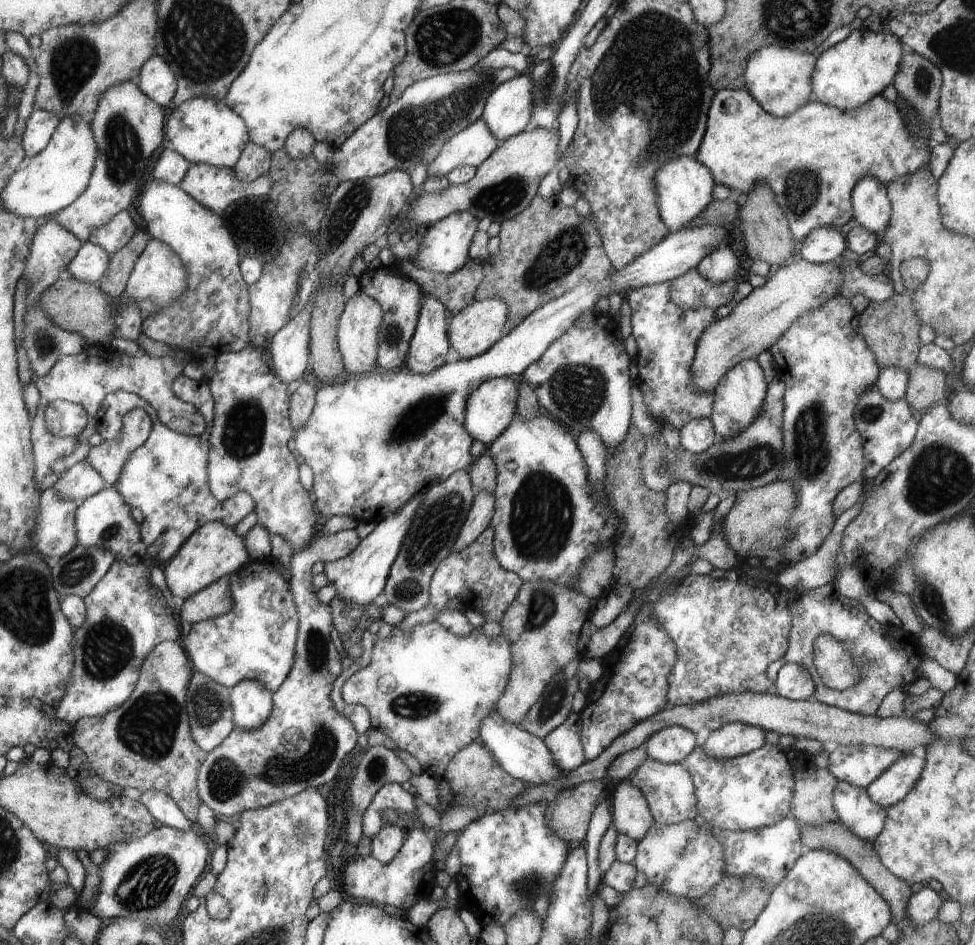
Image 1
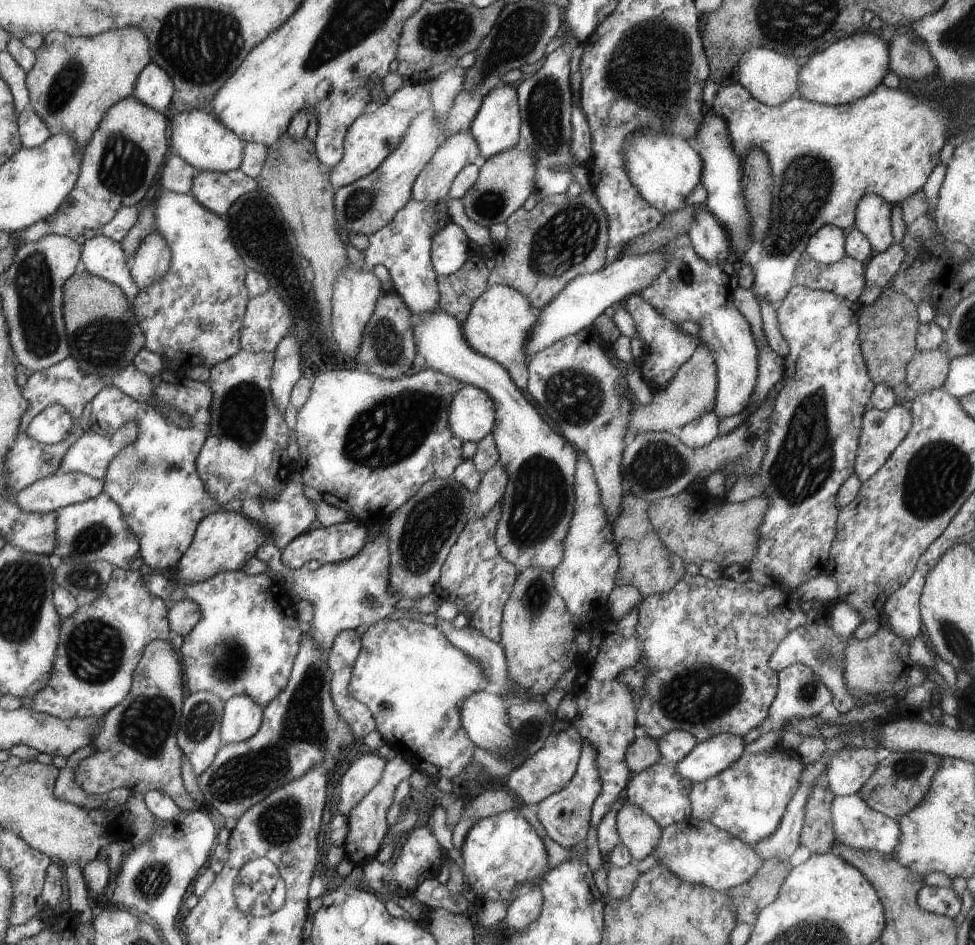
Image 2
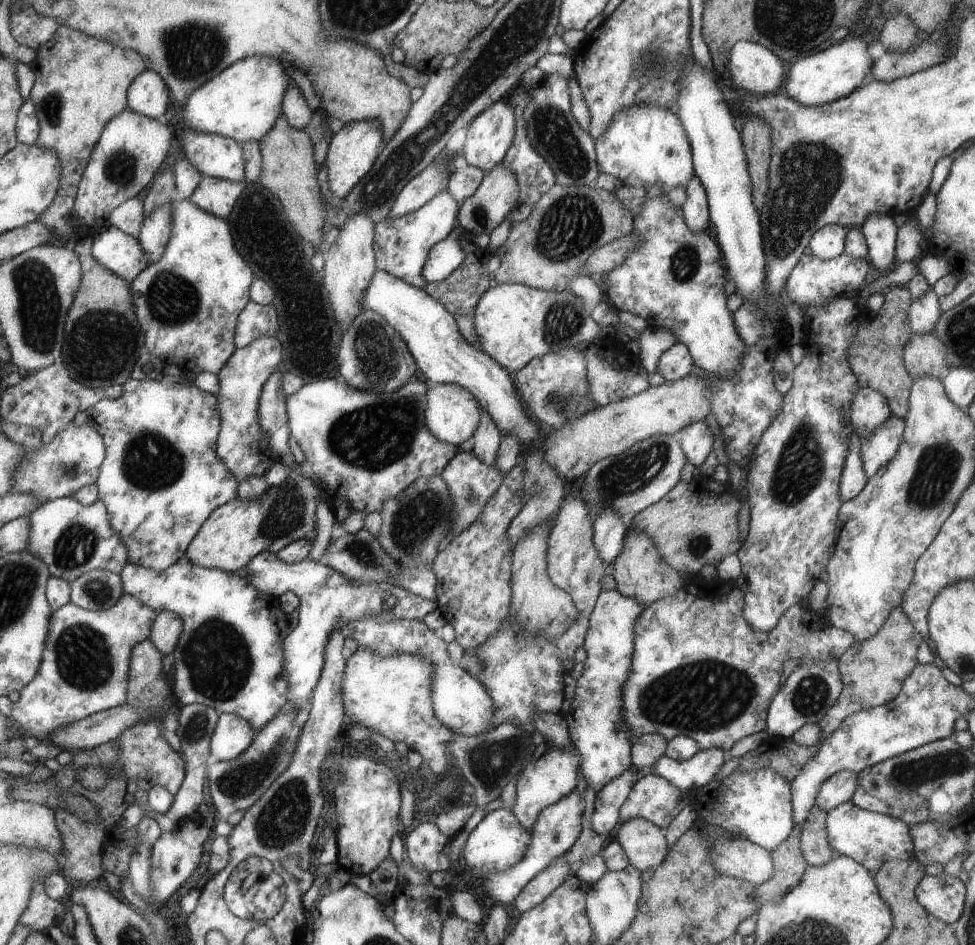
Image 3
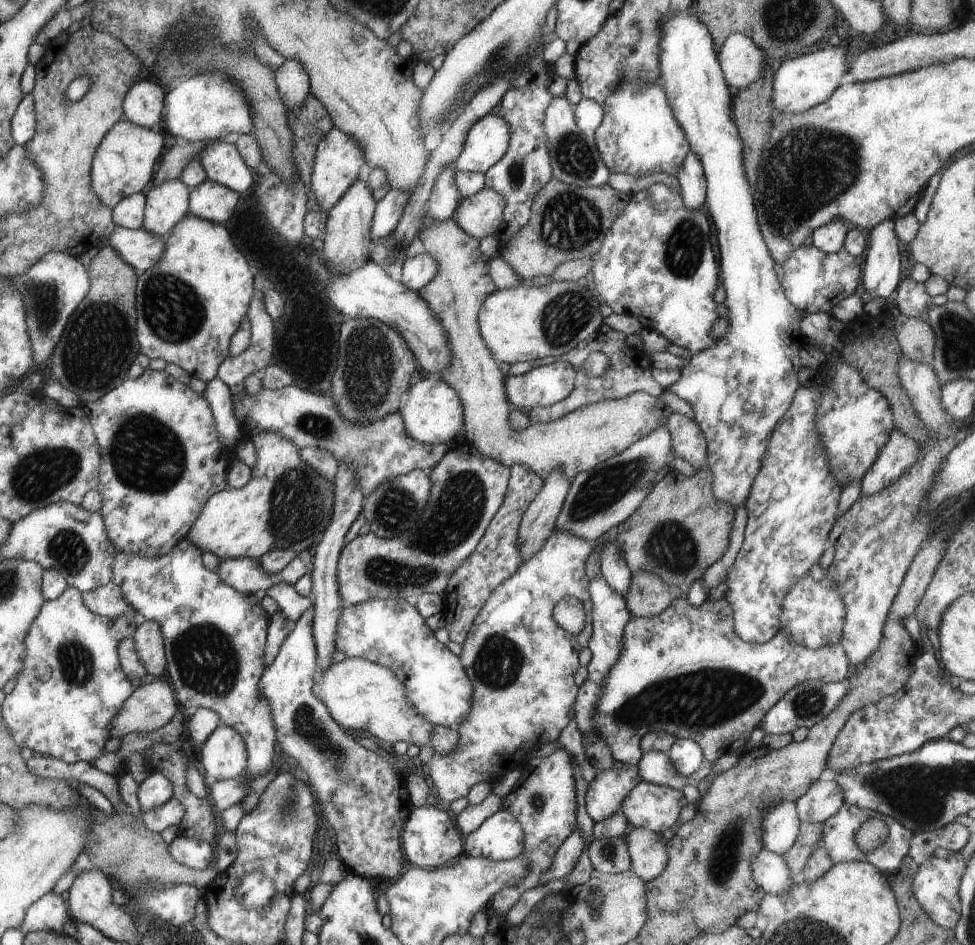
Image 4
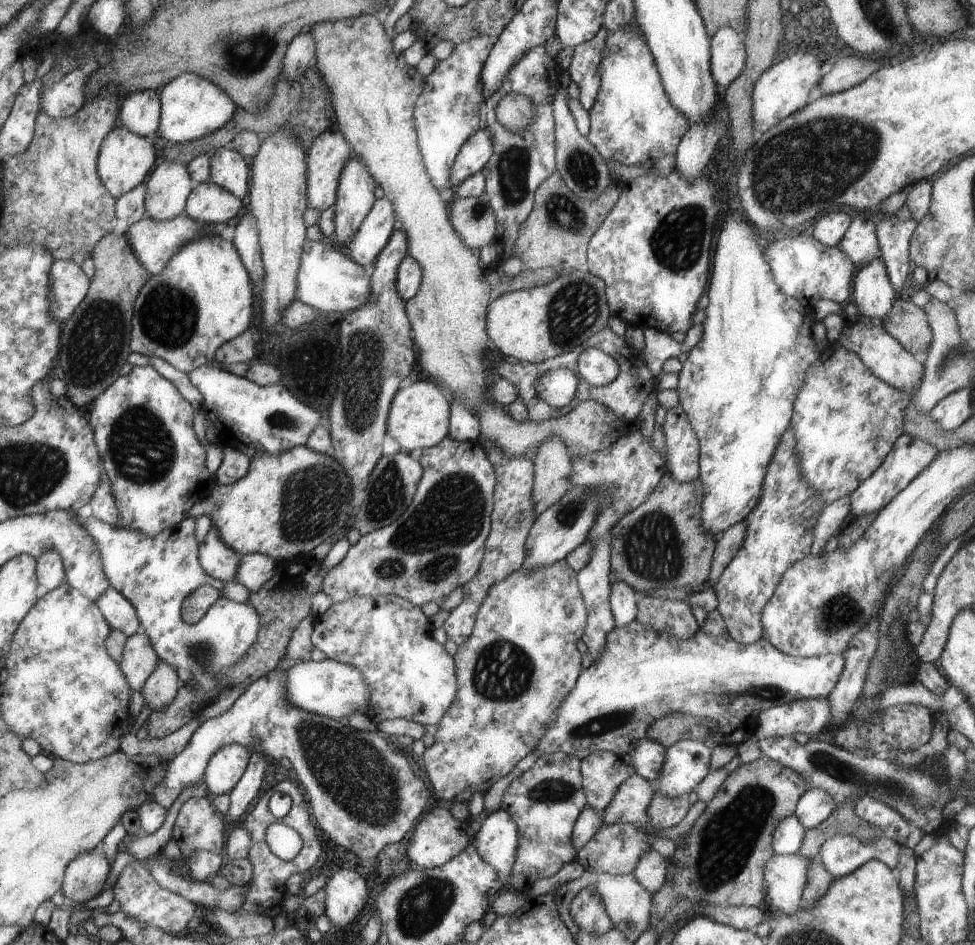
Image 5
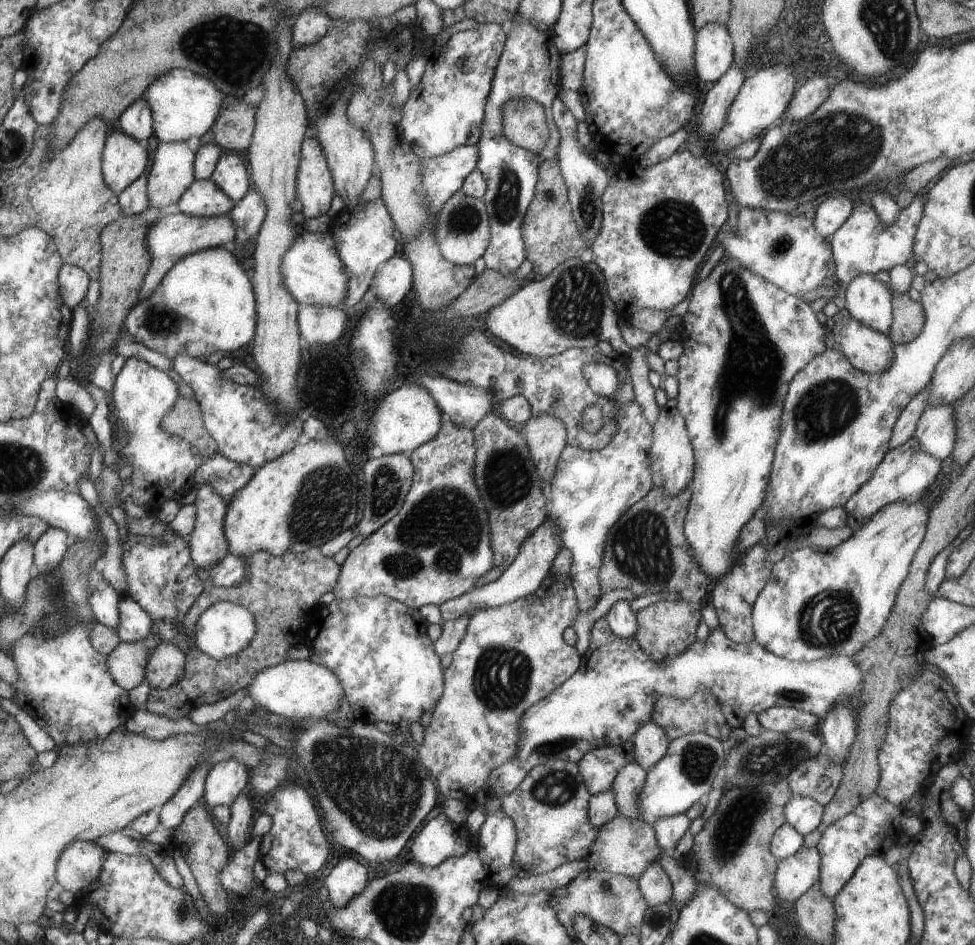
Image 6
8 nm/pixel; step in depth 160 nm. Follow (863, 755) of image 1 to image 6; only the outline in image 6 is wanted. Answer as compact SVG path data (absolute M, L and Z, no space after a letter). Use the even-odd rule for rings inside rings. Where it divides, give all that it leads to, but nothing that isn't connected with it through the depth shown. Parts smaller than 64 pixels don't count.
M793 795L784 807L785 817L800 834L816 830L823 819L825 805L812 797Z

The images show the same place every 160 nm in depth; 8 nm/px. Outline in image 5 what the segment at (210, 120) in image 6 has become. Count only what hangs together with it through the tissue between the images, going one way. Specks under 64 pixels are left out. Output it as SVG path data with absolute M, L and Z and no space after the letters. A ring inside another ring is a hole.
M184 73L163 86L159 93L162 101L161 129L158 134L169 142L187 143L212 134L226 126L237 113L237 103L226 90L194 73Z

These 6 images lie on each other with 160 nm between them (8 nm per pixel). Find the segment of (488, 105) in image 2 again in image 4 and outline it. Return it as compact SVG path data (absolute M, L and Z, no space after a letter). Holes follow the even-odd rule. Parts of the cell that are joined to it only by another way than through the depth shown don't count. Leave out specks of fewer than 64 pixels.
M497 111L488 114L482 120L478 120L470 128L462 148L462 153L458 156L453 166L458 172L486 173L502 156L508 151L510 139L510 126L498 116Z

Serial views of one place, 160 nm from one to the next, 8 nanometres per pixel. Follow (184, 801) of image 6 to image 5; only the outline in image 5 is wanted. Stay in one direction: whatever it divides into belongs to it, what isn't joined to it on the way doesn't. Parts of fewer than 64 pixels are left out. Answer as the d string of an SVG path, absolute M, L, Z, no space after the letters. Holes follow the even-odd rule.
M312 615L301 620L289 642L288 653L282 658L282 662L279 662L278 668L250 683L246 691L224 714L207 720L196 729L184 750L169 760L164 784L154 789L153 800L168 808L178 798L183 788L199 784L208 761L219 748L240 743L247 746L248 750L258 749L279 761L281 758L290 760L298 780L305 786L315 824L328 834L332 842L354 852L364 868L375 868L378 864L376 860L379 860L384 846L400 842L406 834L410 834L410 830L414 830L418 818L428 810L428 798L432 794L425 787L423 780L414 775L414 769L399 749L388 743L386 738L381 738L378 731L375 734L359 731L346 722L314 715L289 701L286 690L287 672L296 663L311 660L312 634L315 627L316 618Z

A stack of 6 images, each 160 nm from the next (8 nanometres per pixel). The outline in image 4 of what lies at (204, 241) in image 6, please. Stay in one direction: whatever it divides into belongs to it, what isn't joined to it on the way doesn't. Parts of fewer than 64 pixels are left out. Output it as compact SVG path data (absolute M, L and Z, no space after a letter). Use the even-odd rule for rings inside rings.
M118 227L108 238L102 238L103 246L112 246L138 274L151 270L166 250L166 237L140 229Z

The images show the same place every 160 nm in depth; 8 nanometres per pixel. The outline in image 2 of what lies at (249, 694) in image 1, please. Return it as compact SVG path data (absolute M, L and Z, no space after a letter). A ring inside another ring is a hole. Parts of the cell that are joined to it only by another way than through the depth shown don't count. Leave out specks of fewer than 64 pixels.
M247 694L230 697L223 704L221 739L227 745L253 737L264 724L265 708Z

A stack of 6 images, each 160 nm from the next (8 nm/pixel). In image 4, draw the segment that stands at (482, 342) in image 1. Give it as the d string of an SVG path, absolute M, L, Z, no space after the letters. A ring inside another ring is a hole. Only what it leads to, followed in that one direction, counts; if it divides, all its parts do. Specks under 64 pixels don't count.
M553 281L546 286L533 286L526 284L514 286L514 288L497 289L494 294L486 298L478 314L480 324L480 335L488 350L492 352L505 369L515 363L522 363L542 358L561 358L571 349L586 338L593 337L594 332L603 324L603 317L600 313L602 301L598 294L589 286L581 286L580 282Z

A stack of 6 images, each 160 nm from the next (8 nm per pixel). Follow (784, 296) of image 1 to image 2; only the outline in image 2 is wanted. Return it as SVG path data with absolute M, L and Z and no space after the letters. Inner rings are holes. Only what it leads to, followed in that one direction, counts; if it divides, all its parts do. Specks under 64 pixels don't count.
M699 343L694 354L678 369L674 378L665 386L654 389L651 401L631 410L629 436L644 431L668 431L676 426L681 428L714 408L717 393L717 368L715 356L708 345Z

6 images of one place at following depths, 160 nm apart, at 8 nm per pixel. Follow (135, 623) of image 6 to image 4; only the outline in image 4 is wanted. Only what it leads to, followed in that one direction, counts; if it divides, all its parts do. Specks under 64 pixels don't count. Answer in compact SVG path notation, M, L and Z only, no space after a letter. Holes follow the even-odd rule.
M108 582L96 590L90 590L83 596L85 603L93 614L106 618L120 618L120 616L130 616L130 618L140 617L136 610L123 598L121 589L113 582Z

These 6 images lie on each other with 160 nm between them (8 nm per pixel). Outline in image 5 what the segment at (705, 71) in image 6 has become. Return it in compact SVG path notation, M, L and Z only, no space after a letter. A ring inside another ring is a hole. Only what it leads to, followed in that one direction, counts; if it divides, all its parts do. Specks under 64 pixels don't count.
M722 27L711 36L711 73L721 90L740 76L746 55L741 34L732 27Z

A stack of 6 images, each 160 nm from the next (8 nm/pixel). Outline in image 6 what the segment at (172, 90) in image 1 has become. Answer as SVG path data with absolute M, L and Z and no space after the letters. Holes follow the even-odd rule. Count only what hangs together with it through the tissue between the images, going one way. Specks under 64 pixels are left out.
M142 97L117 118L115 126L139 141L148 140L156 133L156 130L152 130L152 115L152 107Z

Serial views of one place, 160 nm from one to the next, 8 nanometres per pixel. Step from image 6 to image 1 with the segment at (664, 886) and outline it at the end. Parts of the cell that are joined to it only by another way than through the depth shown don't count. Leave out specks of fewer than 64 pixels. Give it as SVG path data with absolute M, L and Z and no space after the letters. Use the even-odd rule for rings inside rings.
M628 778L613 786L610 796L613 819L611 826L618 834L640 842L655 823L646 798Z

